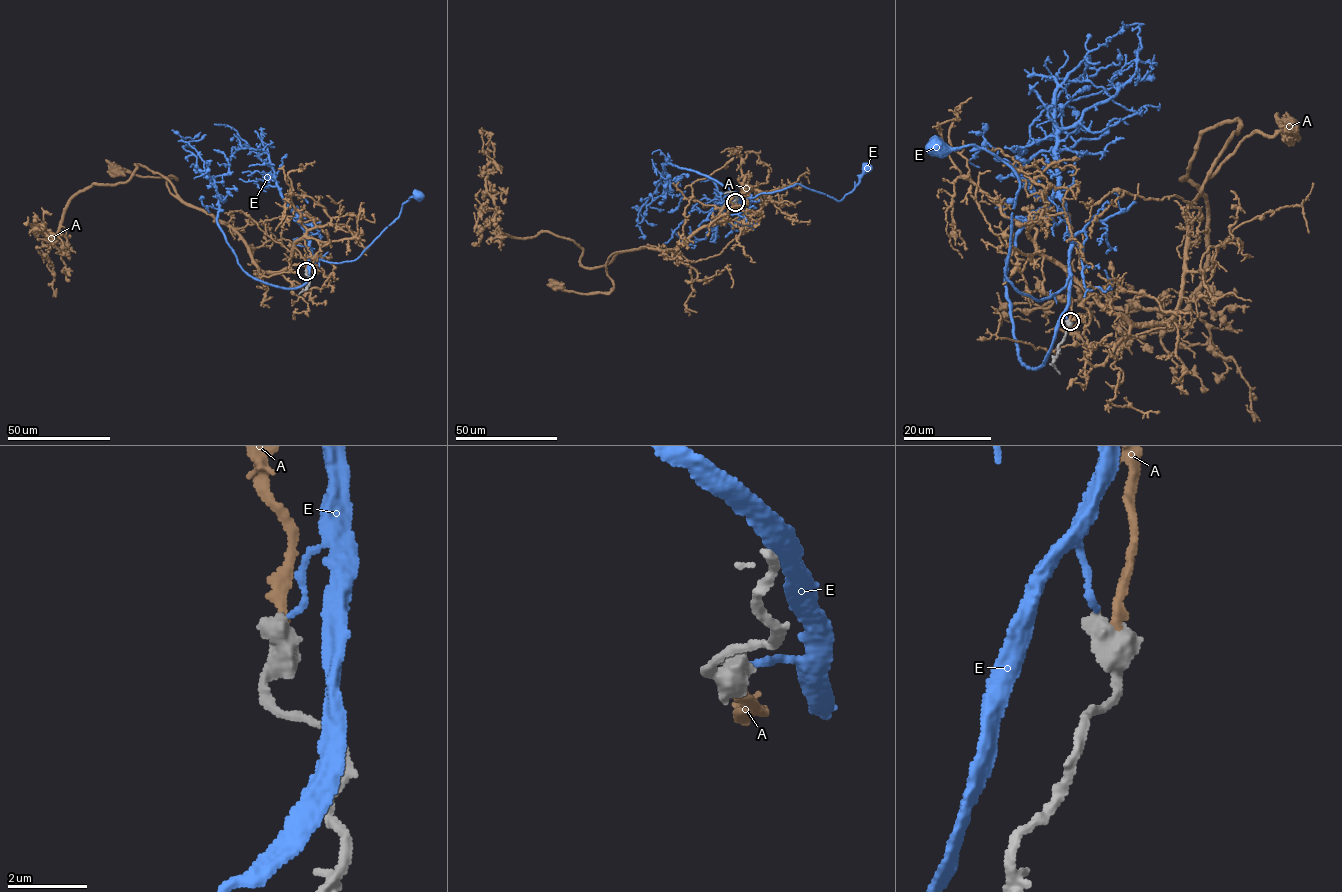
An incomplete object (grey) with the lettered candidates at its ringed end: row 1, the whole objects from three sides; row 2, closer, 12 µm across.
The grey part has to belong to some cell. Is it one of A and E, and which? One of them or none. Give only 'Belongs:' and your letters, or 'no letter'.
Belongs: A

